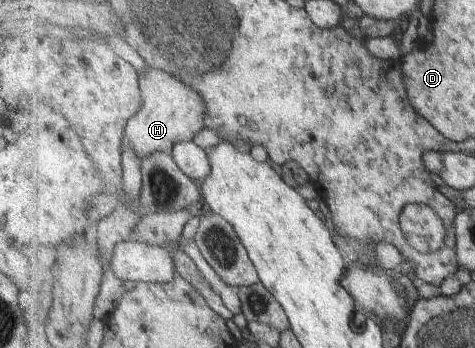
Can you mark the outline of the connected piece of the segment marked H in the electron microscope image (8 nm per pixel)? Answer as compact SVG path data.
M149 72L141 78L142 105L137 114L129 120L125 134L129 136L128 145L134 148L138 157L153 154L155 151L171 153L172 148L181 141L191 141L195 134L205 128L205 102L199 92L183 84L177 76L167 72Z

